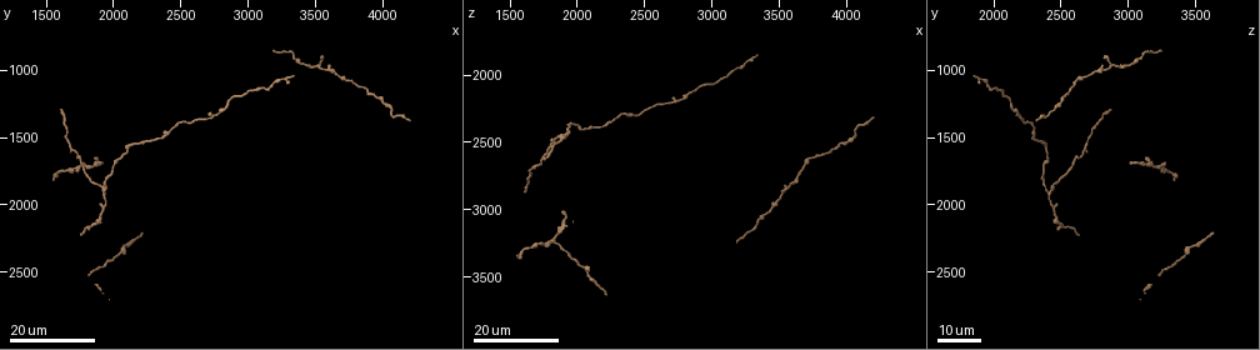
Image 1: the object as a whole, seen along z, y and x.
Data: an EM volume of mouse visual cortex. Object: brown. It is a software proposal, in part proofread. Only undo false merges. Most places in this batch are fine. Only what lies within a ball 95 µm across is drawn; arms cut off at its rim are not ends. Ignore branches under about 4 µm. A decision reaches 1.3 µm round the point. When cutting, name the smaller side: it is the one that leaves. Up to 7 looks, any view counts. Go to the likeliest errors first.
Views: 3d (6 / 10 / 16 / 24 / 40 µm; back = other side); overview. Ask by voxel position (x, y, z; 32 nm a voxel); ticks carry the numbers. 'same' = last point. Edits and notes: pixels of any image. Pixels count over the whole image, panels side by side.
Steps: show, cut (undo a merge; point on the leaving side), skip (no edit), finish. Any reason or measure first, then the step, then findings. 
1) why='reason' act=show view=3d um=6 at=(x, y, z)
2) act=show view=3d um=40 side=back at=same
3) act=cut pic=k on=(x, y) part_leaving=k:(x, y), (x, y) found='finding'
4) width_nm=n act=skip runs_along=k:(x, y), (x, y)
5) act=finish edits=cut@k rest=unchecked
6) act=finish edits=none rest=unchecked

why='arms part here' act=show view=3d um=16 at=(1920, 1900, 2420)

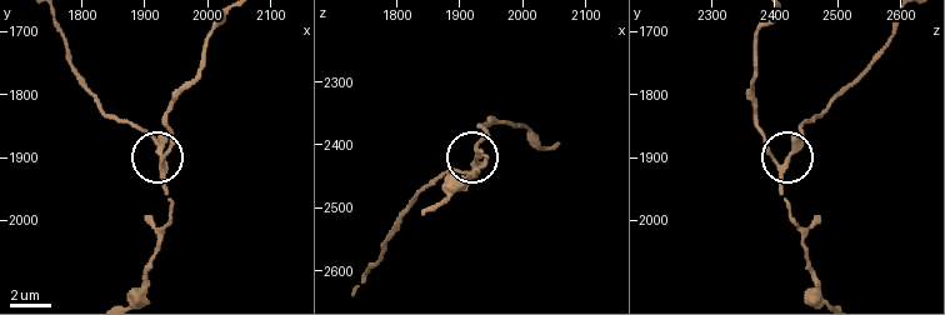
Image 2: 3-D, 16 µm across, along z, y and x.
act=show view=3d um=10 at=(1925, 1910, 2415)

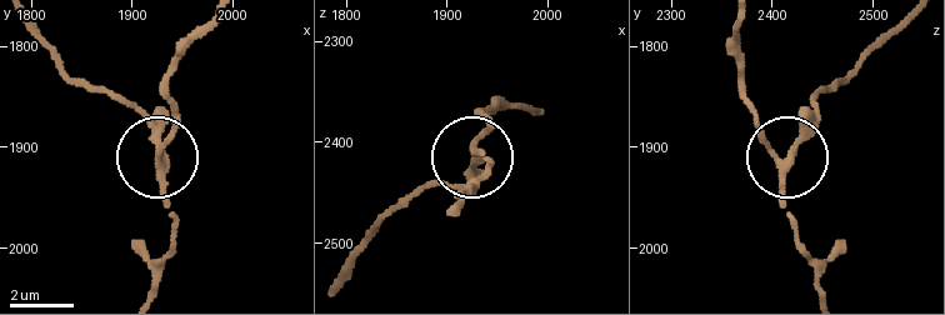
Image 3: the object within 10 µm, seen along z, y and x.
act=show view=3d um=10 side=back at=(1932, 1908, 2420)

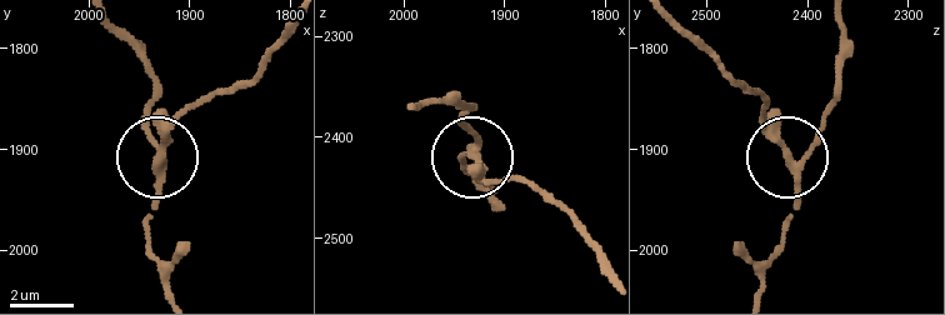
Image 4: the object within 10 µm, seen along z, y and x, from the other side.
act=cut pic=4 on=(775, 120) part_leaving=4:(155, 160), (171, 131), (211, 96), (244, 83), (286, 26) found='two neurons meet here'

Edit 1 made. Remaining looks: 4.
act=show view=3d um=24 at=(3720, 1060, 2620)

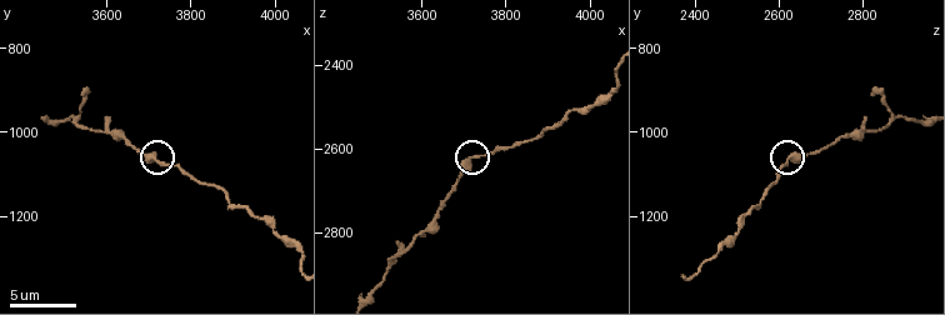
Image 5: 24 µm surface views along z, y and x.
act=show view=3d um=10 at=(3705, 1055, 2630)

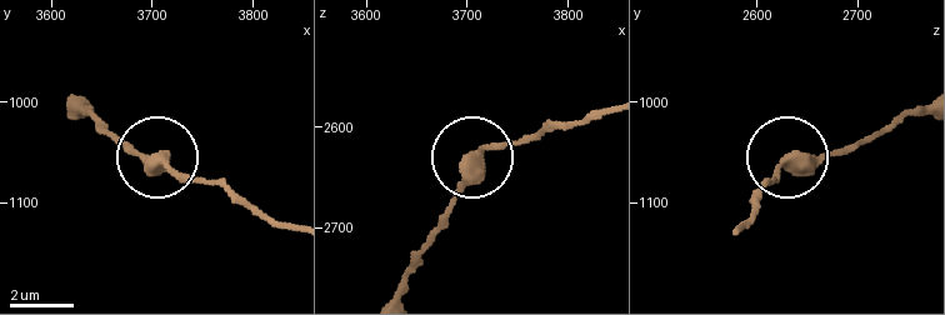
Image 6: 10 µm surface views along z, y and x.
act=show view=3d um=10 side=back at=(3714, 1056, 2634)

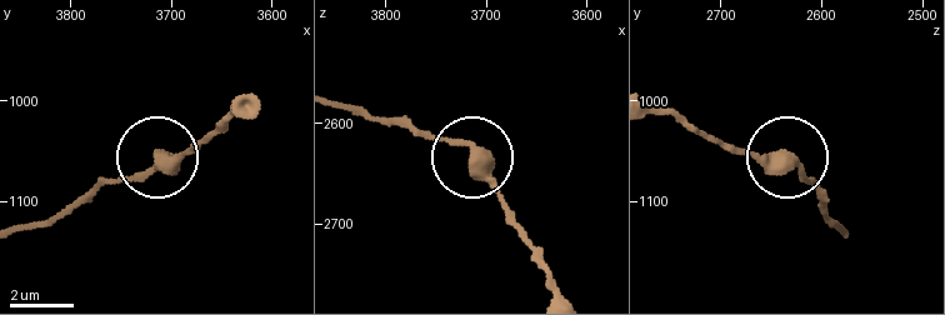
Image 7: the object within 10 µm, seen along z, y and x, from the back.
act=skip found='one neuron here'

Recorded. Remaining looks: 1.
act=finish edits=cut@4 rest=unchecked

